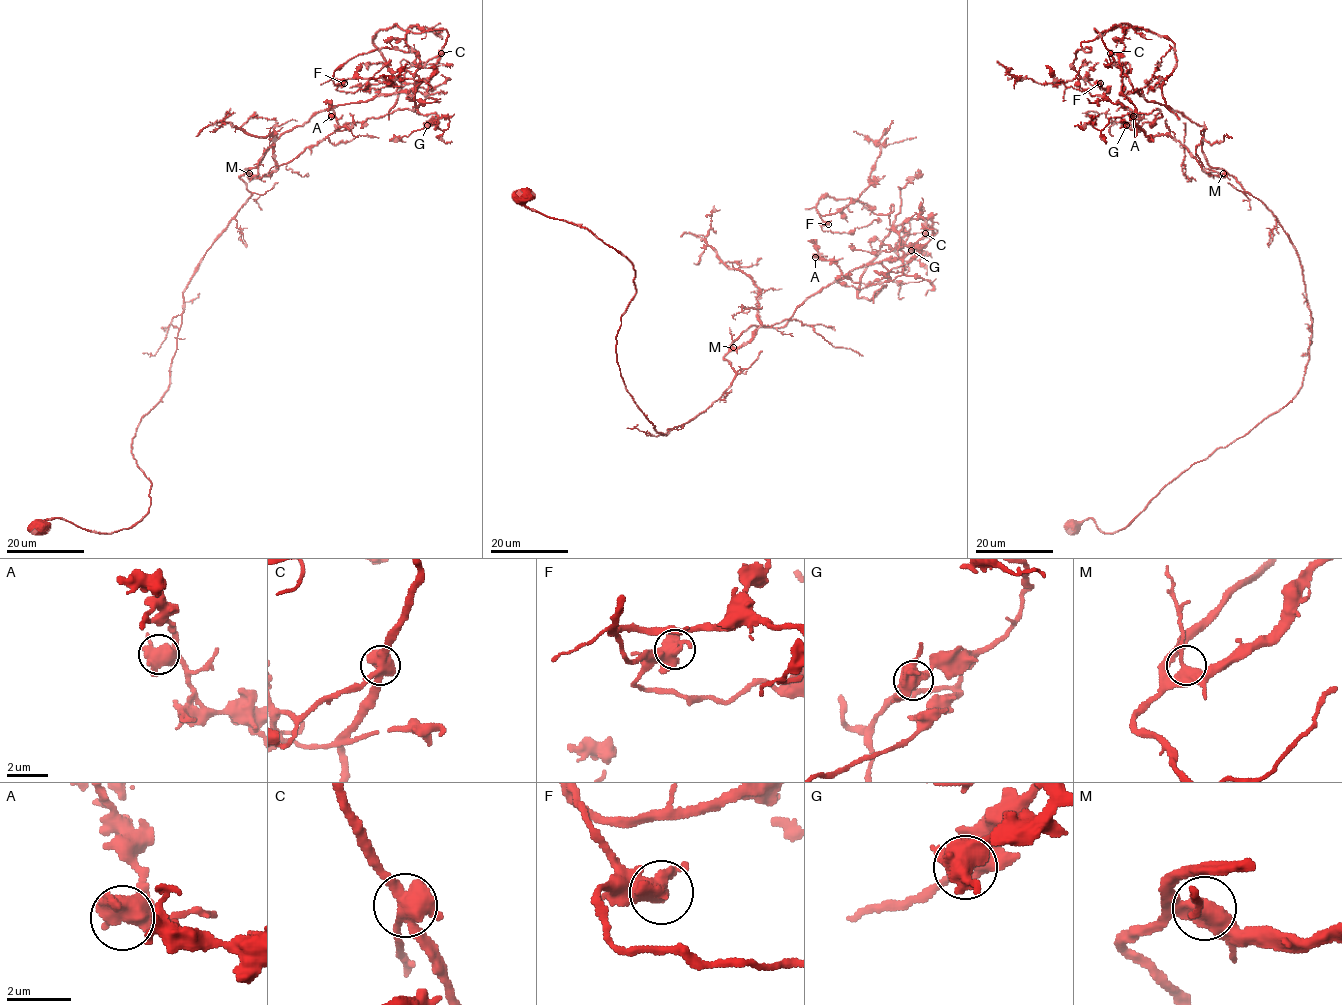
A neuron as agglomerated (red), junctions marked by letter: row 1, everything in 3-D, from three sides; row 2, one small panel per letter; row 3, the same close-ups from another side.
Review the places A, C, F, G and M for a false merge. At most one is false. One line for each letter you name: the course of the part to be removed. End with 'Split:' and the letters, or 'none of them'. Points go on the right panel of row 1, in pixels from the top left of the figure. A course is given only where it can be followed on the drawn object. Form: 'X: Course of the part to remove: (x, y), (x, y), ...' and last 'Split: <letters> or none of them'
C: Course of the part to remove: (1110, 53), (1095, 29), (1073, 68), (1092, 79), (1024, 78), (1014, 89)
Split: C

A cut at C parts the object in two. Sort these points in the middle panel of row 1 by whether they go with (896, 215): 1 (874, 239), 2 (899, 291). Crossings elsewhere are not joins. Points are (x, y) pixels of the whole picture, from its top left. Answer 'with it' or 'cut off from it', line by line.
1: cut off from it
2: cut off from it

